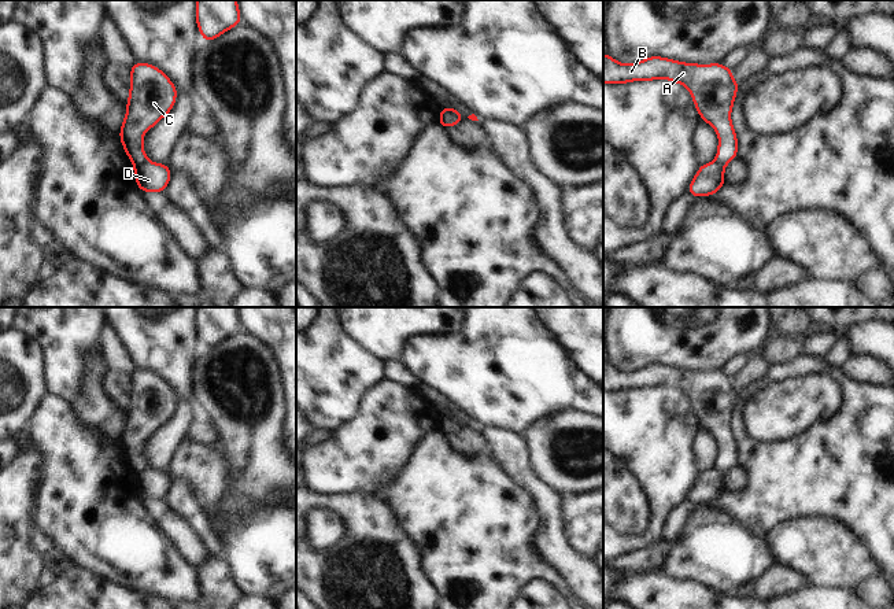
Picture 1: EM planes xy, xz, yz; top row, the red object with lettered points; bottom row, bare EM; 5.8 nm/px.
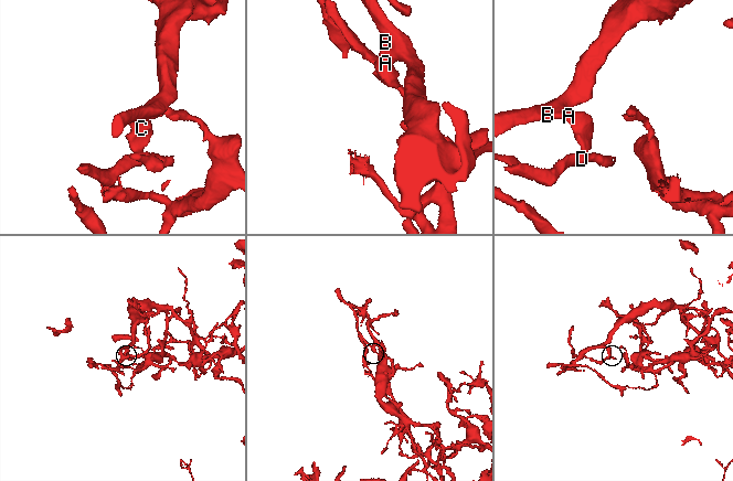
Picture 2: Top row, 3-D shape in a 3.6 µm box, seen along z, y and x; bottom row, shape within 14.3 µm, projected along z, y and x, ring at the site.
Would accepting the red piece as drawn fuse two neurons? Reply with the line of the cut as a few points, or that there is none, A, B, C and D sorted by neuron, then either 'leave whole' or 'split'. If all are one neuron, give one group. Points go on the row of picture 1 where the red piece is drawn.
xy (147, 159), (135, 165) | A B C / D | split

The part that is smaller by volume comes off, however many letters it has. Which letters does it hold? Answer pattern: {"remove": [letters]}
{"remove": ["D"]}

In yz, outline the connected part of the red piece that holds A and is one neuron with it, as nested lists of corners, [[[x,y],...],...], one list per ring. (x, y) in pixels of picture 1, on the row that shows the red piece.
[[[603,53],[603,84],[665,78],[688,88],[702,121],[718,134],[716,162],[724,167],[738,158],[738,137],[729,119],[739,84],[723,63],[683,63],[662,56],[624,64]]]

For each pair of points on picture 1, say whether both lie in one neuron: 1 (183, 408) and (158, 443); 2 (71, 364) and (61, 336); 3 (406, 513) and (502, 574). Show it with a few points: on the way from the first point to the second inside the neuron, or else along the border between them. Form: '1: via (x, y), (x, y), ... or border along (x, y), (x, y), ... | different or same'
1: via (183, 416), (166, 435) | same
2: via (65, 357), (65, 343) | same
3: via (429, 513), (442, 513), (479, 550) | same

